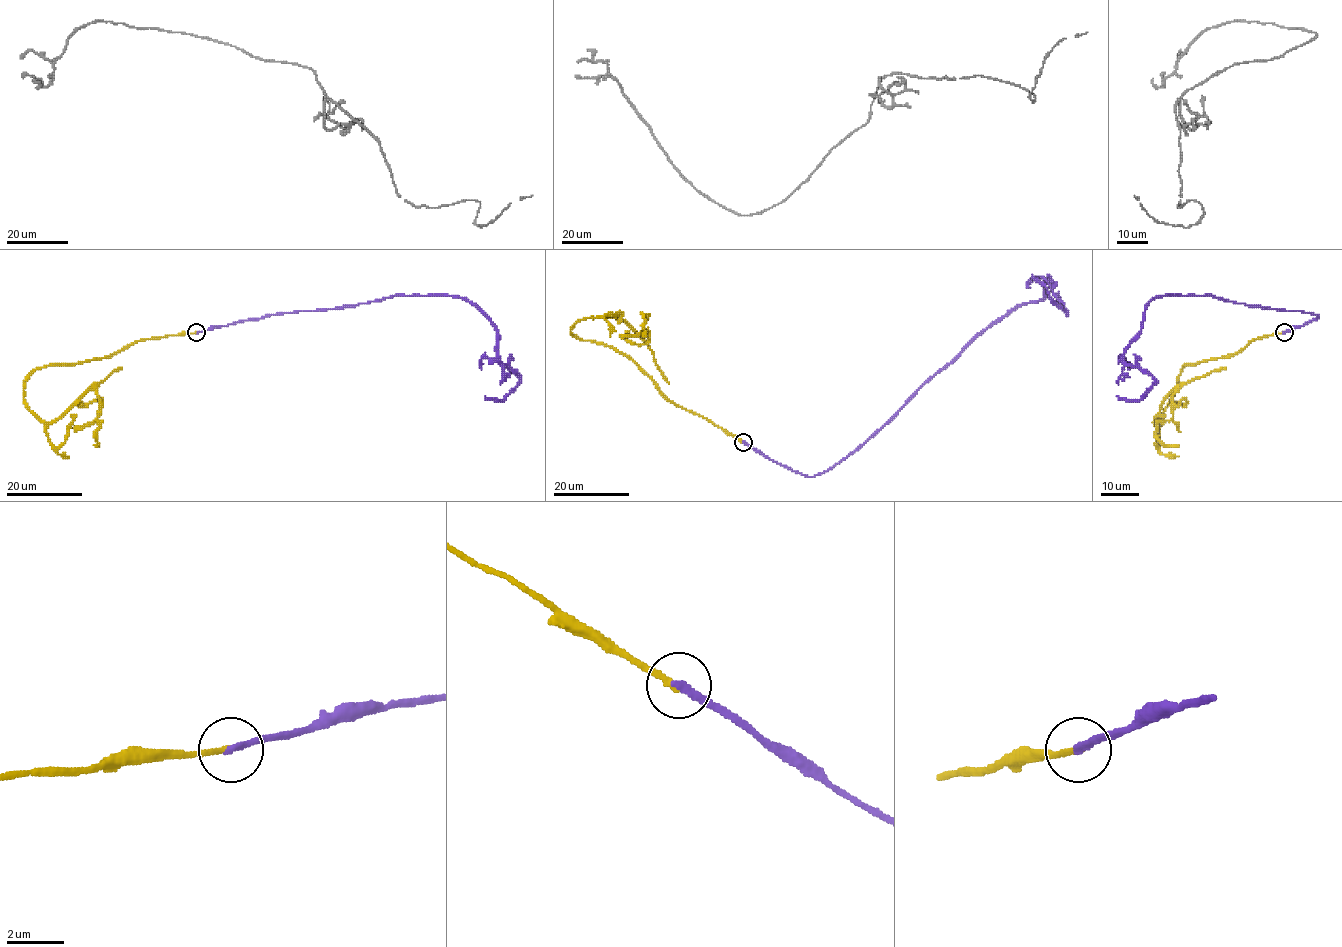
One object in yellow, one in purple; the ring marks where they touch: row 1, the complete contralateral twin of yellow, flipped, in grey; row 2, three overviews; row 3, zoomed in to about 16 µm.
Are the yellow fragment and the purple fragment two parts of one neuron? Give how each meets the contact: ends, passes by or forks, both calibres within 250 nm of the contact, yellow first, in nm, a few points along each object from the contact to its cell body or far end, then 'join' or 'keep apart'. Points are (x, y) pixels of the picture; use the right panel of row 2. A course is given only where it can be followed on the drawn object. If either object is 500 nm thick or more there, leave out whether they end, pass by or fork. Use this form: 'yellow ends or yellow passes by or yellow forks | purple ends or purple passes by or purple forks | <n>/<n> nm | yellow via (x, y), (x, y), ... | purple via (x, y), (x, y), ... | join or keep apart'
yellow ends | purple ends | 200/240 nm | yellow via (1284, 333), (1183, 368), (1159, 423), (1160, 405), (1175, 389), (1172, 418), (1156, 423), (1156, 438), (1179, 446) | purple via (1284, 333), (1318, 316), (1207, 295), (1153, 298), (1122, 358), (1150, 374), (1153, 385), (1138, 400), (1117, 396) | keep apart

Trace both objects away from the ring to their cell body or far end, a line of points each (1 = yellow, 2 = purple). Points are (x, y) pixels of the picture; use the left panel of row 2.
1: (196, 333), (141, 339), (113, 355), (33, 371), (24, 402), (46, 423), (95, 391), (96, 446)
2: (196, 333), (400, 295), (453, 295), (473, 303), (495, 327), (498, 358), (519, 378), (502, 400), (484, 396)

